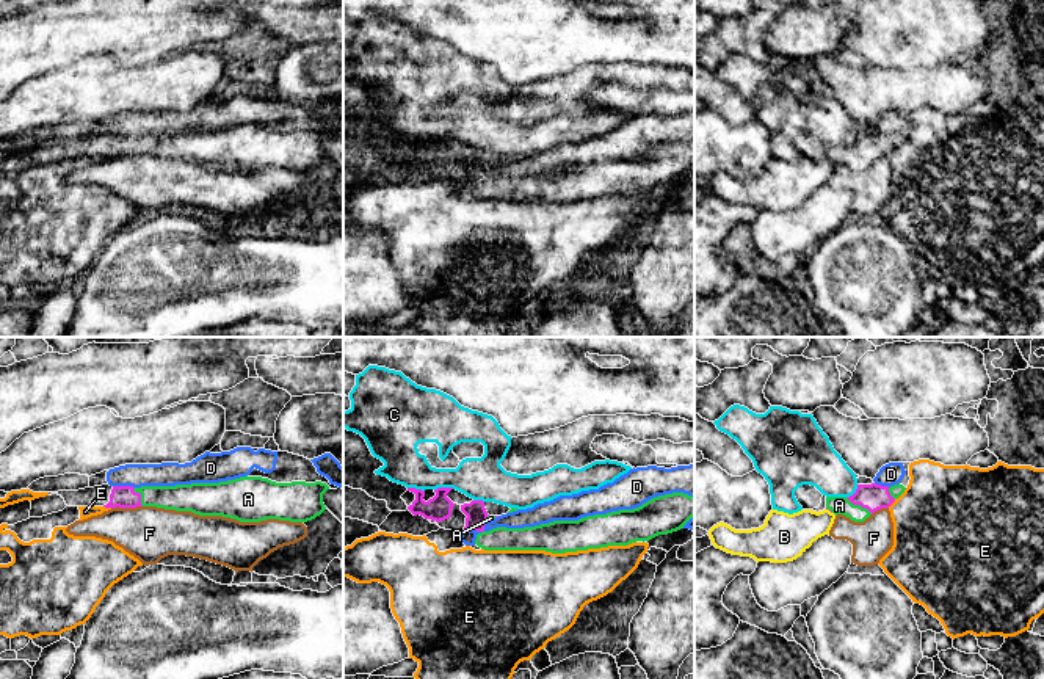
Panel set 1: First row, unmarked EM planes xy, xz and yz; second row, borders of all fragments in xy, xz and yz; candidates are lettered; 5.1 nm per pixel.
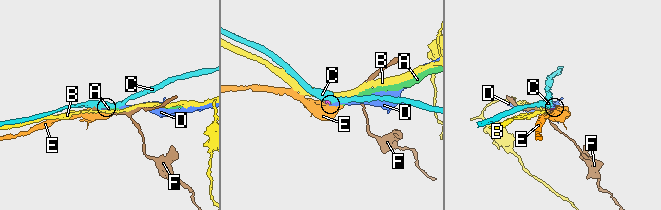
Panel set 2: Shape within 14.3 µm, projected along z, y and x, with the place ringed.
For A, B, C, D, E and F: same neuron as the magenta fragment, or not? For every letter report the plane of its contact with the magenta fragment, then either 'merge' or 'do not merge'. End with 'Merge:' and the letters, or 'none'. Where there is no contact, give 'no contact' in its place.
A: yz | merge
B: yz | do not merge
C: xz | do not merge
D: xy | do not merge
E: yz | do not merge
F: xy | do not merge
Merge: A

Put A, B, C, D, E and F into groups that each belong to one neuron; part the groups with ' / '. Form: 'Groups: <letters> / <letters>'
Groups: A / B / C / D E / F

